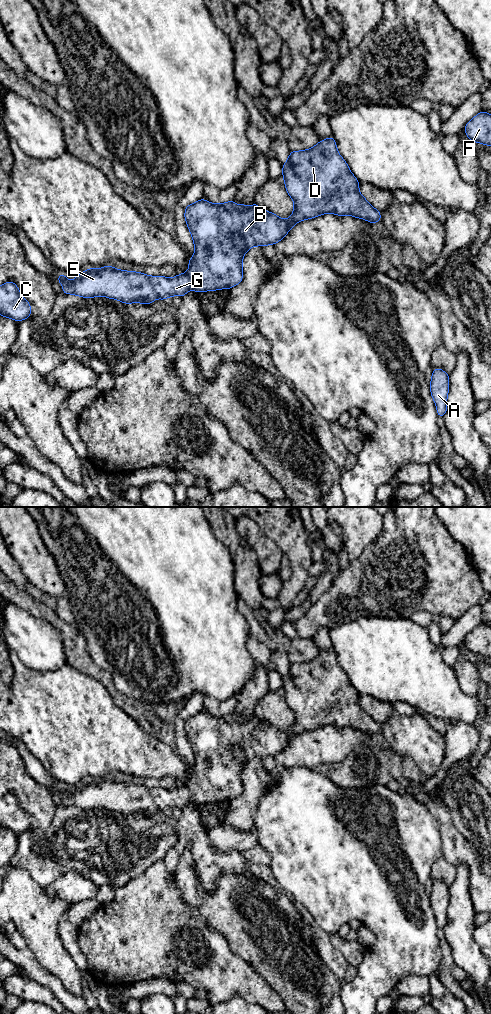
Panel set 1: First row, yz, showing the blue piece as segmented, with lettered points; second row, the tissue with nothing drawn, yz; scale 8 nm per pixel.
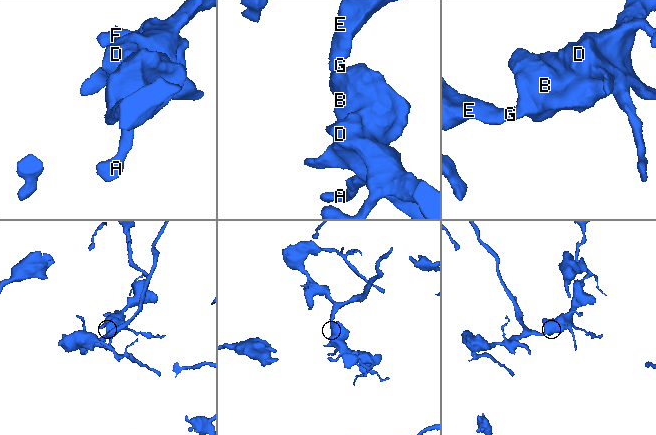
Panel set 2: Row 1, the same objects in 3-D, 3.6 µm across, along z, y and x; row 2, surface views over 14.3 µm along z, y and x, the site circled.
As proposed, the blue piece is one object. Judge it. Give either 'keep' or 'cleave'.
keep

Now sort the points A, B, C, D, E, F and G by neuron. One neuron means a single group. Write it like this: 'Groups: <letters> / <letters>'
Groups: A B C D E F G

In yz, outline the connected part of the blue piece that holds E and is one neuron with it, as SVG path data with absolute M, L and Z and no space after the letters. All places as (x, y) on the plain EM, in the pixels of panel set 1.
M333 648L321 652L311 661L290 664L282 681L287 705L294 713L294 723L289 731L284 732L269 723L264 723L256 715L249 719L240 715L237 720L234 711L227 715L212 716L202 710L185 720L184 729L195 759L195 765L188 774L189 782L186 786L180 785L172 790L148 788L133 782L123 783L107 777L100 781L89 780L77 787L74 793L68 793L66 787L59 786L56 791L63 799L62 806L73 806L84 810L104 808L125 816L150 817L156 810L163 813L175 807L182 810L190 801L198 805L230 801L241 795L242 772L251 759L276 756L302 732L332 725L338 728L351 727L372 736L380 734L381 724L372 719L360 706L359 693L338 665Z

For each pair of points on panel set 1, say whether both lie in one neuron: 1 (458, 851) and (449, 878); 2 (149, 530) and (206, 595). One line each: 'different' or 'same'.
1: different
2: same

